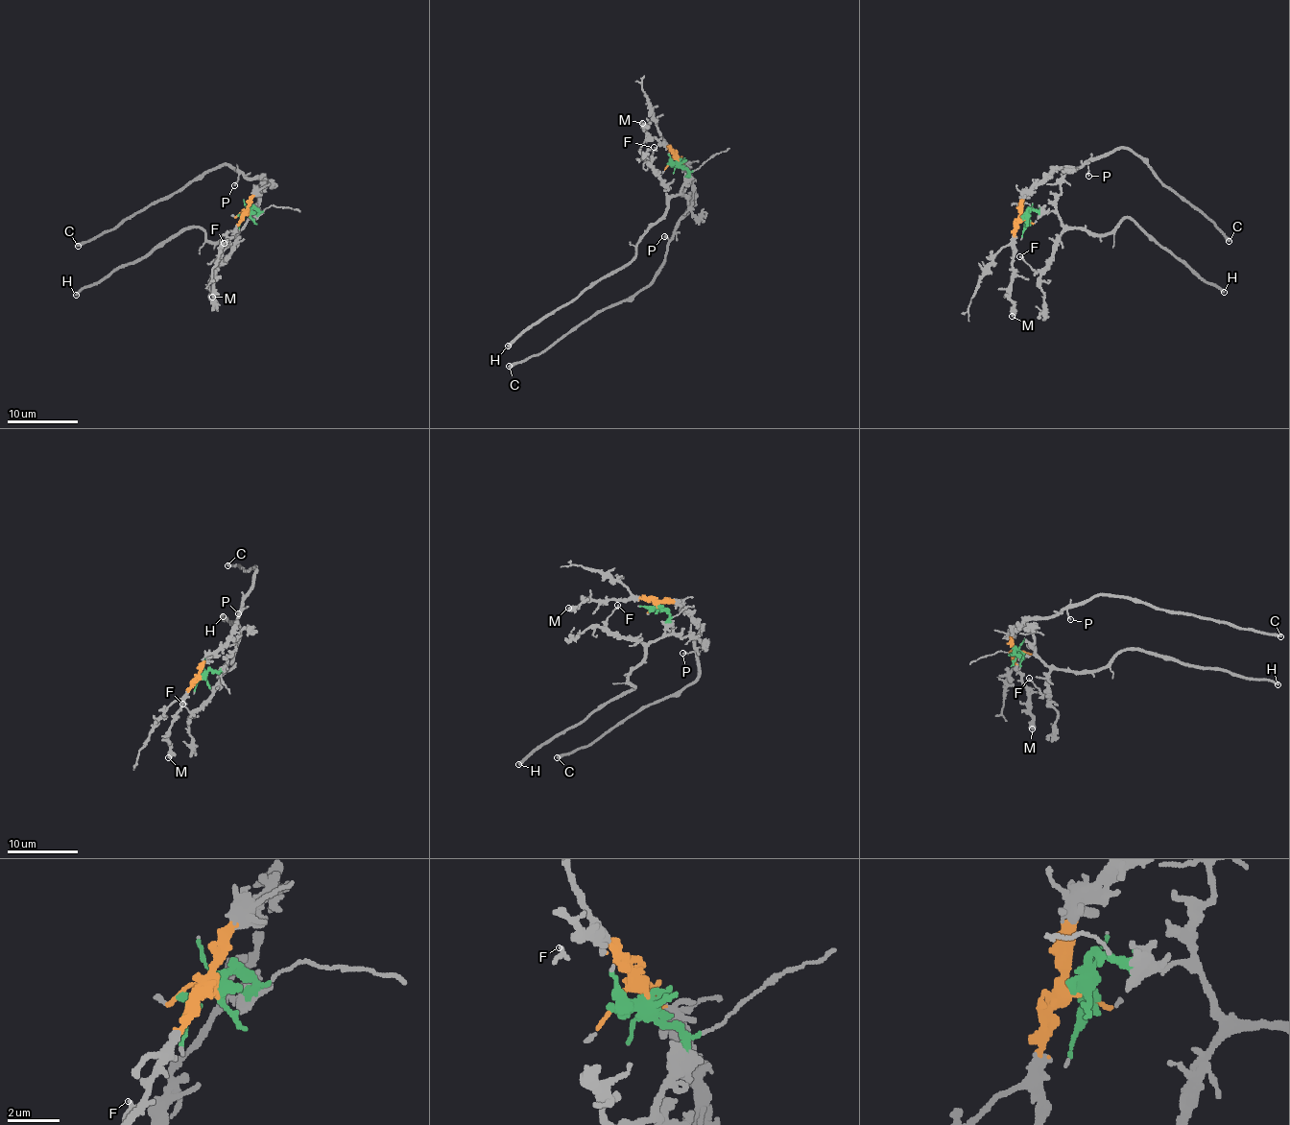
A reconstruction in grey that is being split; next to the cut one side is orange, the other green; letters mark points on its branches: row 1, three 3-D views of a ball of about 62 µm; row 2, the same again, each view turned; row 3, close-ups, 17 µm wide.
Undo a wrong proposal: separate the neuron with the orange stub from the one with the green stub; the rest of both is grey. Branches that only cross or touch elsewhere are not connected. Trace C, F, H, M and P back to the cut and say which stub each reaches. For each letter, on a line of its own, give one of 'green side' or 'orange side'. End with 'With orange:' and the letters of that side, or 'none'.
C: orange side
F: green side
H: green side
M: orange side
P: orange side
With orange: C, M, P

